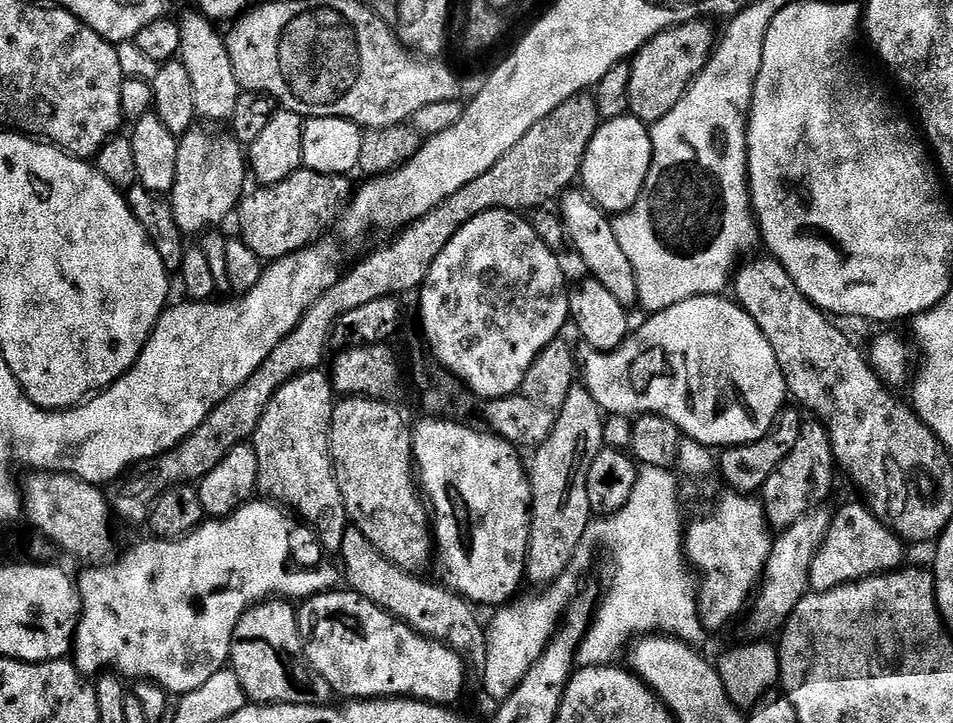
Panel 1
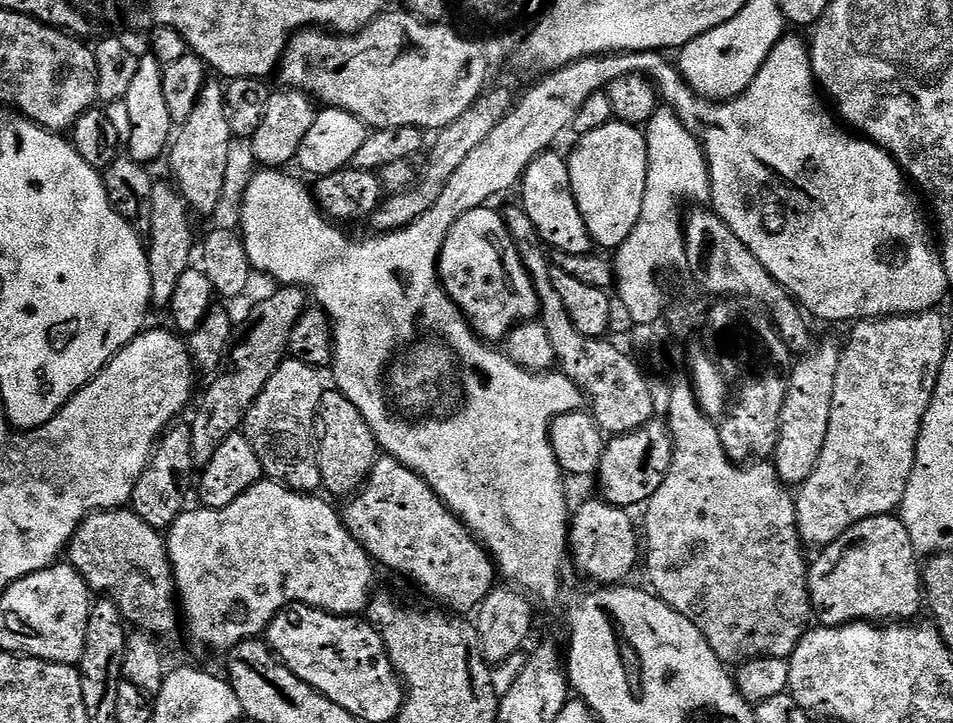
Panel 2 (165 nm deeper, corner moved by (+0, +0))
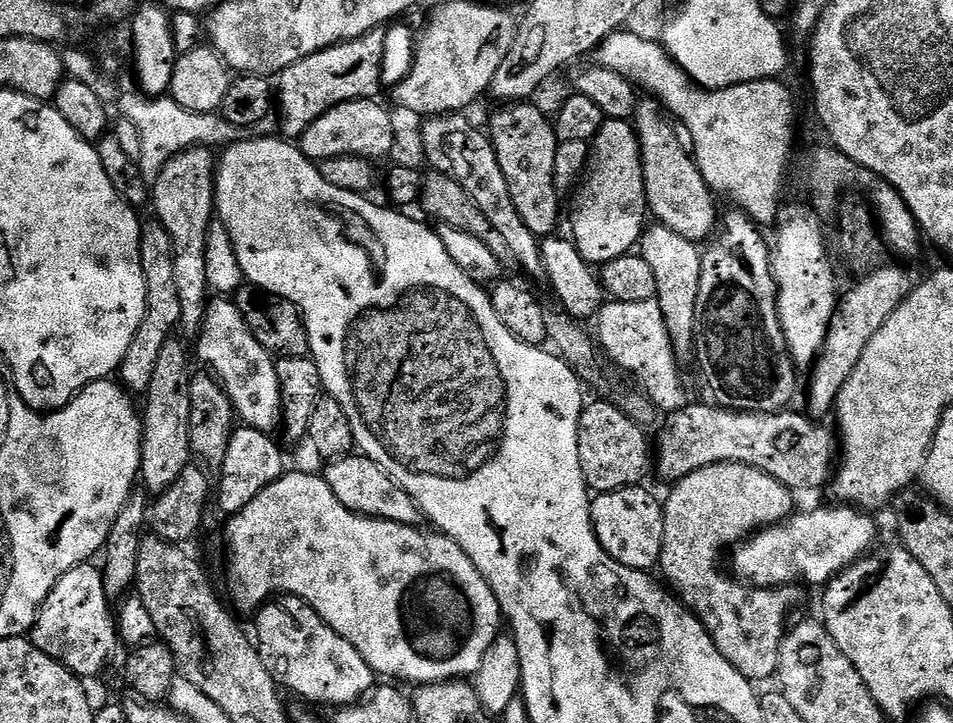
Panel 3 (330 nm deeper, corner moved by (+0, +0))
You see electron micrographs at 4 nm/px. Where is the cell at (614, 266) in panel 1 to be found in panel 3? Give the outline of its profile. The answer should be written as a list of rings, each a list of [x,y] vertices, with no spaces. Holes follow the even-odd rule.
[[[516,102],[504,106],[501,112],[492,116],[492,132],[490,139],[496,149],[498,166],[502,166],[502,174],[506,174],[506,182],[510,186],[510,198],[514,198],[514,207],[522,214],[522,222],[530,226],[530,230],[538,238],[547,238],[557,231],[556,223],[560,220],[560,196],[554,182],[554,154],[556,153],[556,130],[551,119],[548,120],[535,108],[532,102]]]

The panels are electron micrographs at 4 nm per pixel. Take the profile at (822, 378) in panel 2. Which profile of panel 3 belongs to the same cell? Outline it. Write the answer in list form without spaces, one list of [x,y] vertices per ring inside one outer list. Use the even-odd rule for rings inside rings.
[[[892,264],[889,268],[880,268],[877,272],[869,271],[865,280],[860,280],[848,293],[841,295],[836,302],[836,309],[830,318],[830,326],[826,334],[824,349],[816,357],[816,363],[811,369],[812,381],[808,384],[807,411],[813,417],[824,418],[836,406],[836,399],[846,386],[850,374],[854,374],[854,366],[858,366],[858,358],[862,358],[862,350],[870,346],[870,338],[882,330],[882,322],[890,318],[898,306],[915,290],[918,276],[908,268],[899,268]]]

